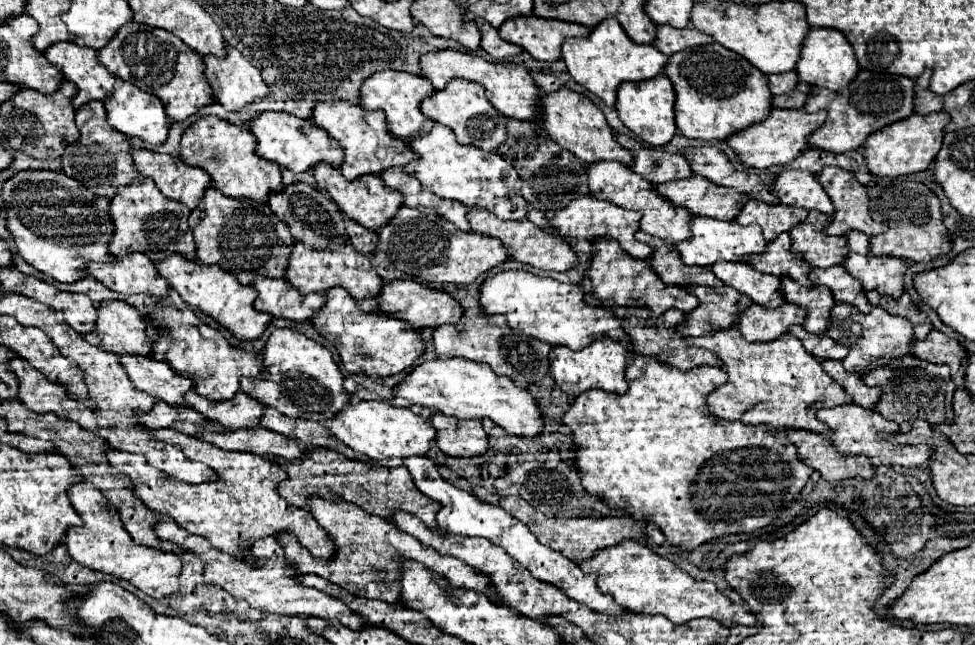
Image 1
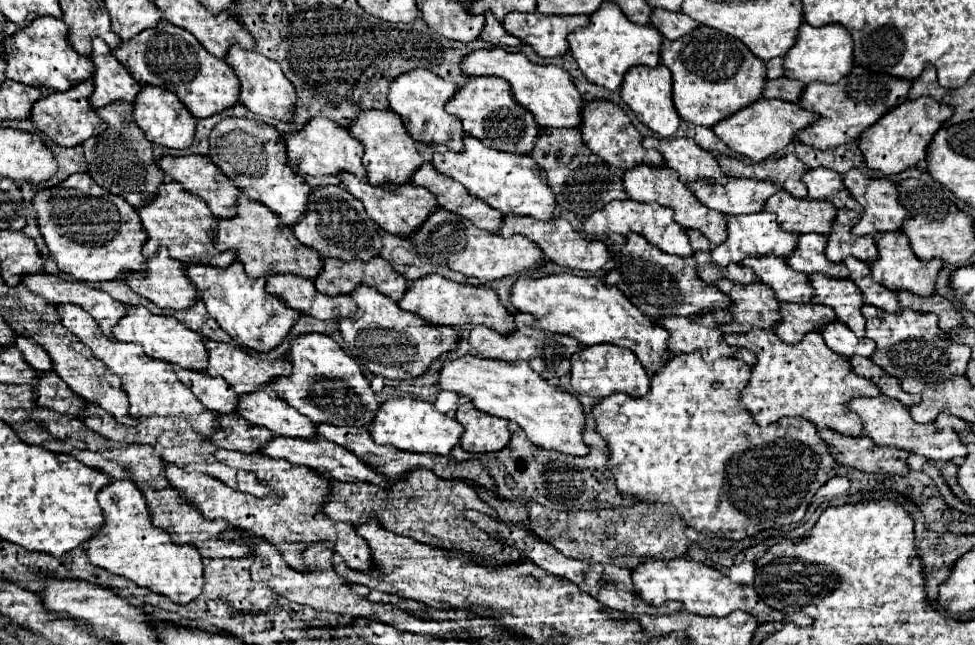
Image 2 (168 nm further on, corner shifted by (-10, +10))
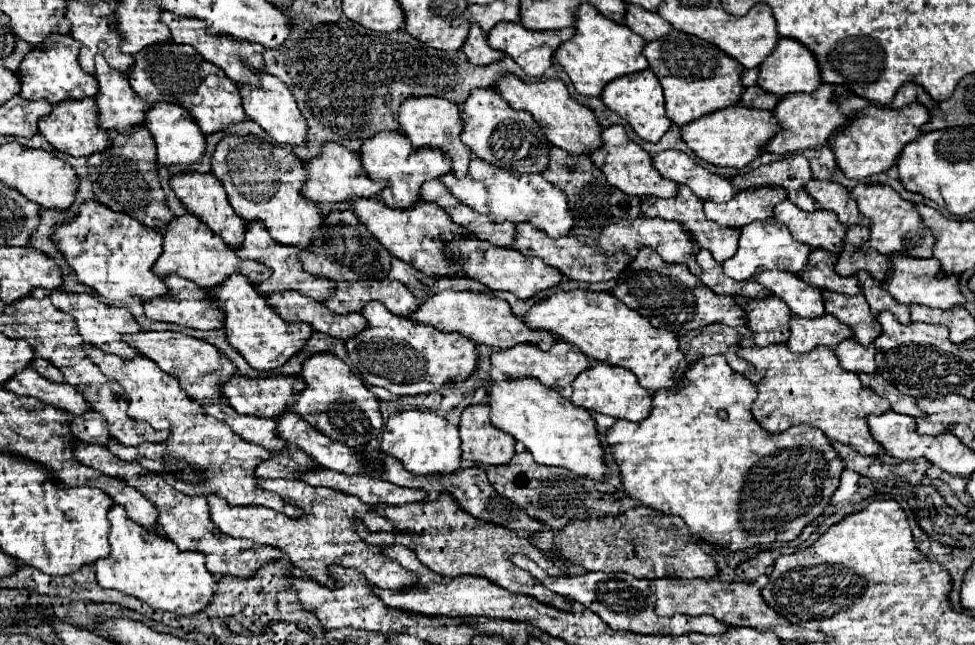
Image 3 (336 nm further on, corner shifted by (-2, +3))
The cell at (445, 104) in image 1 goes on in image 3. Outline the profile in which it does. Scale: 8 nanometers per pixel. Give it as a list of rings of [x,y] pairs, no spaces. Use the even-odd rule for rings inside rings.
[[[488,87],[488,89],[472,89],[468,99],[462,103],[462,133],[460,139],[466,147],[470,147],[470,151],[488,161],[490,165],[502,167],[502,169],[510,169],[516,173],[542,173],[548,167],[548,141],[544,137],[544,133],[538,129],[538,123],[532,119],[532,115],[528,111],[516,111],[512,109],[496,89]]]

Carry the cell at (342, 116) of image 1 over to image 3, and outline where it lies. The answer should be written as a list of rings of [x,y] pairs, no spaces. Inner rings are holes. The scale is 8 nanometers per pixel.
[[[380,131],[380,135],[372,135],[372,139],[364,141],[360,147],[360,159],[366,175],[372,181],[386,181],[384,191],[380,191],[378,199],[382,199],[388,207],[406,209],[420,197],[420,187],[428,179],[436,179],[442,173],[452,169],[452,161],[440,149],[412,149],[408,137],[400,131]]]

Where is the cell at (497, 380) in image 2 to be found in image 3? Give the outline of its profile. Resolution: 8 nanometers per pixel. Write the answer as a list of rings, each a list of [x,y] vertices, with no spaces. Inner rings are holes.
[[[484,379],[482,385],[488,391],[492,425],[520,441],[534,455],[536,463],[564,467],[590,479],[604,477],[602,445],[596,433],[596,423],[588,411],[578,409],[570,399],[564,399],[558,391],[536,383],[536,379]]]

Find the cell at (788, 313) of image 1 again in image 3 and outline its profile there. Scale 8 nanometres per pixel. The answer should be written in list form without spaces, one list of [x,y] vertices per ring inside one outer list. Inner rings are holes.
[[[828,313],[822,317],[816,317],[816,319],[792,317],[790,319],[790,337],[788,337],[786,345],[794,353],[806,353],[806,351],[812,351],[816,345],[836,347],[836,343],[840,343],[848,337],[852,337],[852,331]]]

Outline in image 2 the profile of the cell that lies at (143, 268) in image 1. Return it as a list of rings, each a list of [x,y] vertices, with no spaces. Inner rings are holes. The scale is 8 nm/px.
[[[160,248],[160,252],[148,260],[146,272],[128,272],[124,282],[158,308],[186,310],[198,300],[196,288],[188,280],[184,264],[172,260],[164,248]]]

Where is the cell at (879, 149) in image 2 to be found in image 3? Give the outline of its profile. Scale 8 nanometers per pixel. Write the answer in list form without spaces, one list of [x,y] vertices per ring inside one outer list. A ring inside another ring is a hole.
[[[910,103],[906,107],[892,109],[892,107],[880,107],[880,105],[870,105],[862,109],[852,123],[836,133],[830,139],[830,147],[834,149],[836,163],[844,171],[846,177],[850,179],[864,179],[870,175],[878,175],[888,171],[890,167],[896,165],[904,145],[914,141],[922,131],[920,127],[930,121],[930,113],[924,105],[920,103]]]

